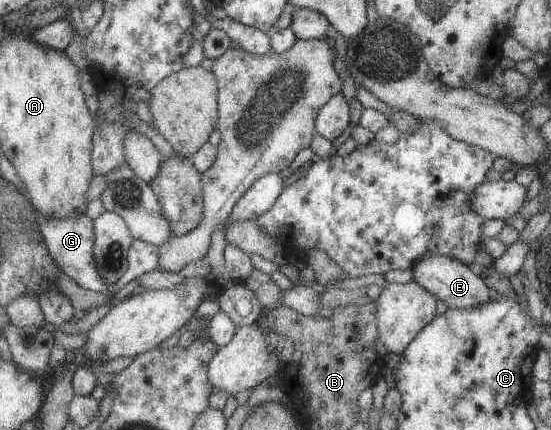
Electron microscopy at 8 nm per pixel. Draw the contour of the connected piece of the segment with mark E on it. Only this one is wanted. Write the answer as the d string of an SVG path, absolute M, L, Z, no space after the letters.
M425 256L417 261L410 269L413 272L412 281L417 282L422 288L441 300L447 309L477 308L479 304L489 304L490 289L477 275L473 267L462 264L460 260L447 256Z

